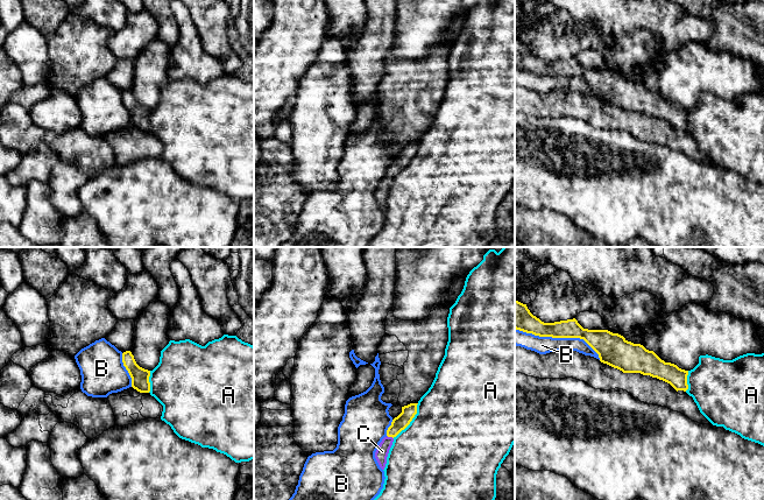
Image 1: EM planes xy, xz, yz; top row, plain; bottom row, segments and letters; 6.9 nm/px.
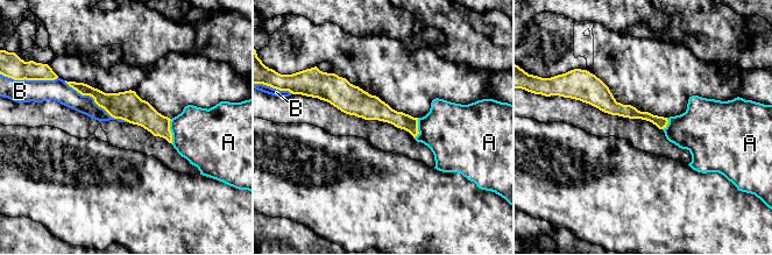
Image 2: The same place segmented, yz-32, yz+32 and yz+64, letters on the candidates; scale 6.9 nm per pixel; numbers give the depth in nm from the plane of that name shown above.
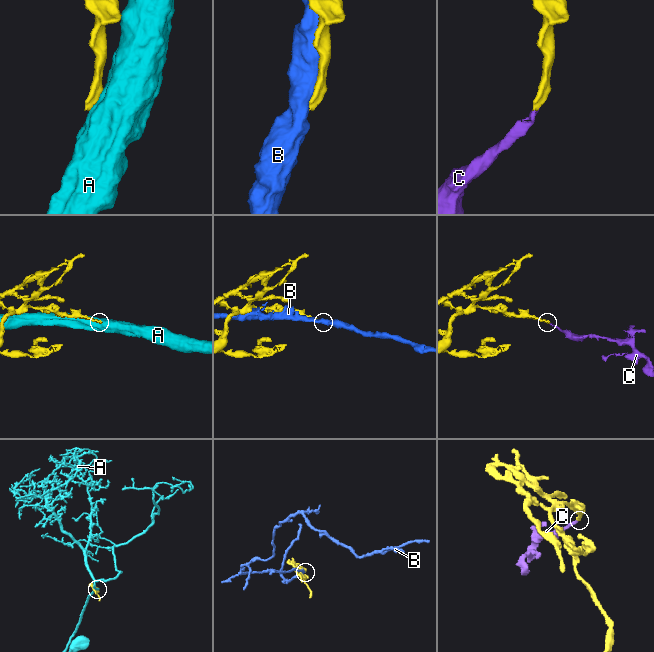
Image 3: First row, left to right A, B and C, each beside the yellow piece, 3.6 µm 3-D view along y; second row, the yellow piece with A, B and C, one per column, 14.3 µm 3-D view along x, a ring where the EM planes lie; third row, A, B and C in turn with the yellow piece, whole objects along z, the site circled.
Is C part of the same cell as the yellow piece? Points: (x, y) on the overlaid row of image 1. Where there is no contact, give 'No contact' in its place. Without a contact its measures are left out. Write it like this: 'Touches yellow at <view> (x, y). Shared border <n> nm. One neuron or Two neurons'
Touches yellow at xz (390, 436). Shared border 50 nm. One neuron

